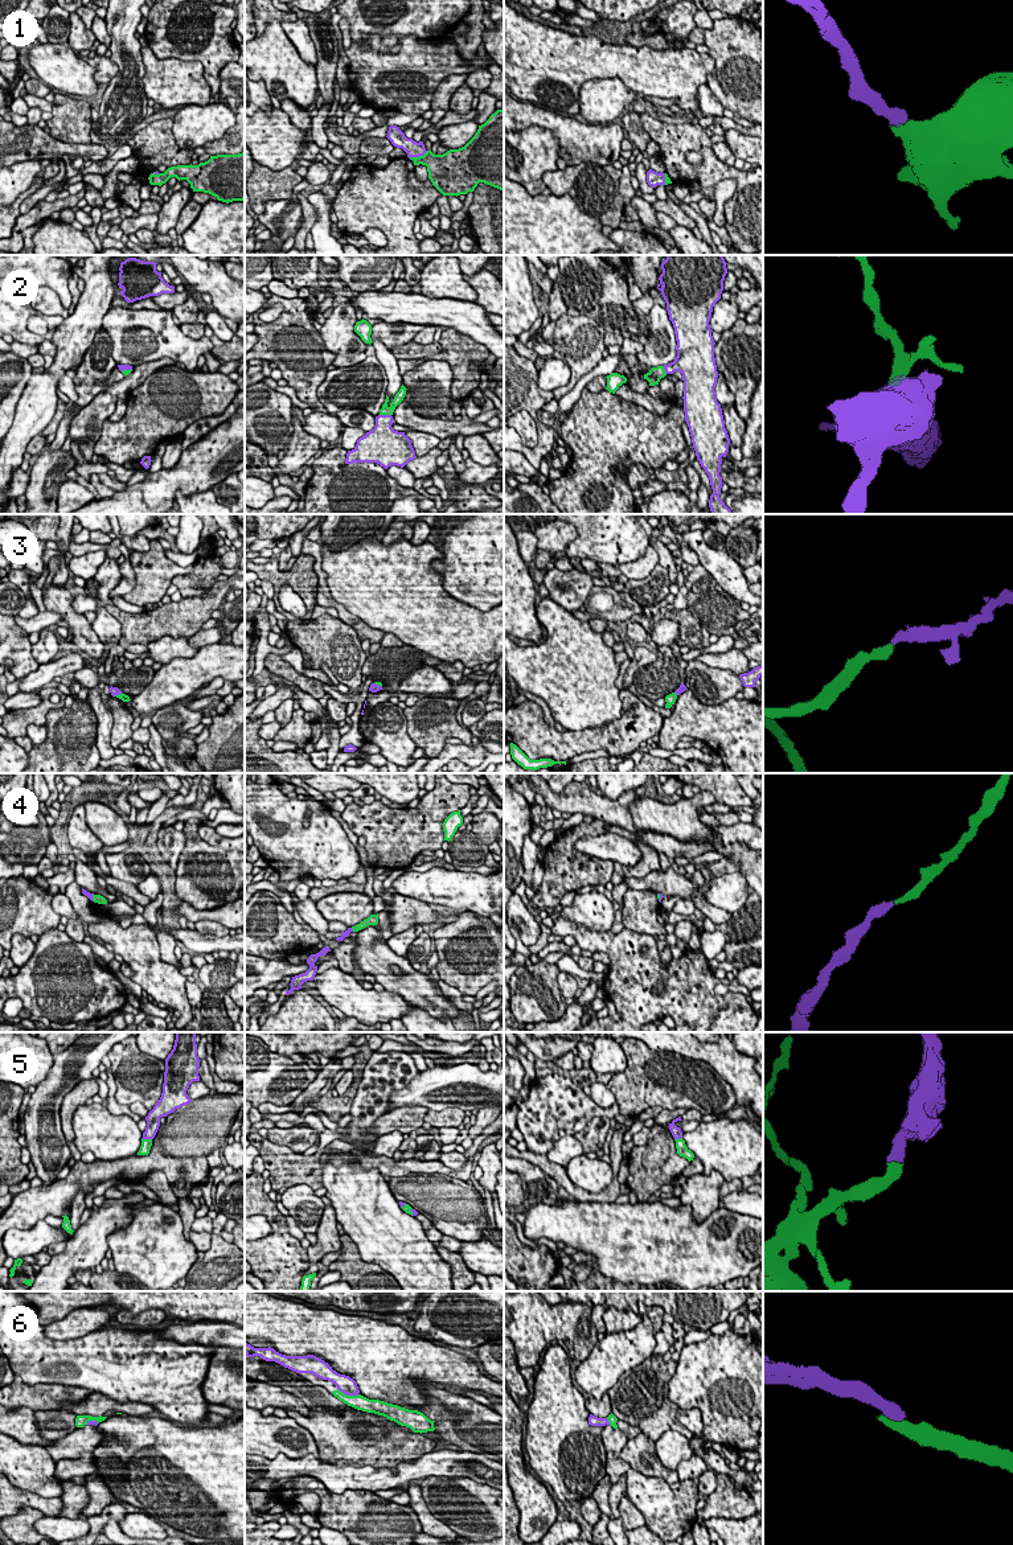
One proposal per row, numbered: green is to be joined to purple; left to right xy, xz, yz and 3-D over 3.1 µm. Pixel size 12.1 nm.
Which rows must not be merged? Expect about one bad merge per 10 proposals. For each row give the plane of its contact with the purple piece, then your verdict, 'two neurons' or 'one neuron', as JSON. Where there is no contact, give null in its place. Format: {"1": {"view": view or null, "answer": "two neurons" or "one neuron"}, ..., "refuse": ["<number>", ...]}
{"1": {"view": "xz", "answer": "one neuron"}, "2": {"view": "xz", "answer": "one neuron"}, "3": {"view": "xy", "answer": "one neuron"}, "4": {"view": "yz", "answer": "one neuron"}, "5": {"view": "xy", "answer": "one neuron"}, "6": {"view": "xz", "answer": "one neuron"}, "refuse": []}

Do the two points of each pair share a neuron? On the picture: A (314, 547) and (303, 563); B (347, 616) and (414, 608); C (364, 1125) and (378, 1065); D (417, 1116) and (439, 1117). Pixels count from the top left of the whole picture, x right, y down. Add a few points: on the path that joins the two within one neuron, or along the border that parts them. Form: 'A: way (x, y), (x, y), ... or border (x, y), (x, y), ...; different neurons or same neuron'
A: border (302, 553), (308, 553), (314, 558), (318, 584); different neurons
B: border (331, 594), (336, 602), (361, 620); different neurons
C: way (365, 1110), (372, 1100), (377, 1080); same neuron
D: border (429, 1110), (423, 1121); different neurons

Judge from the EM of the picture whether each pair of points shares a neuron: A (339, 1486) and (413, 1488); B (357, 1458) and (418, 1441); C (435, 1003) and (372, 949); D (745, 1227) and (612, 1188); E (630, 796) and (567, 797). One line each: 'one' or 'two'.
A: two
B: one
C: one
D: two
E: one

